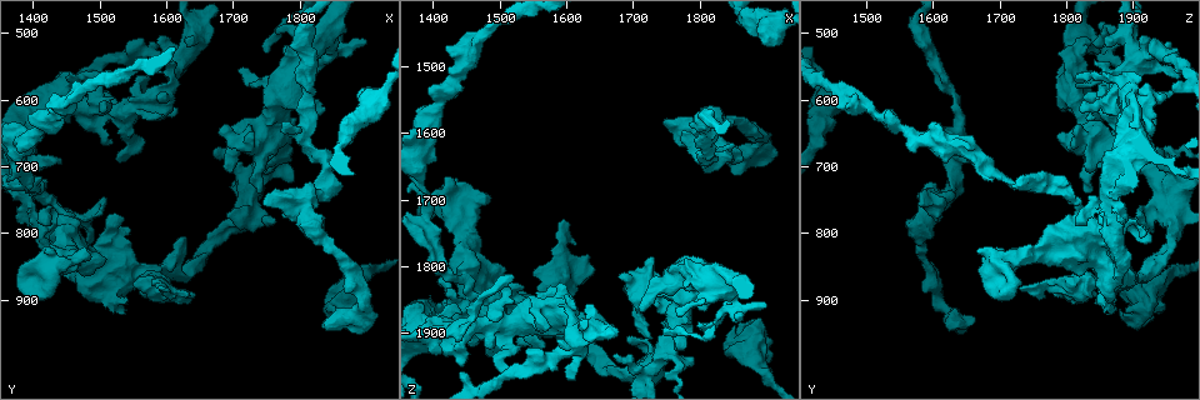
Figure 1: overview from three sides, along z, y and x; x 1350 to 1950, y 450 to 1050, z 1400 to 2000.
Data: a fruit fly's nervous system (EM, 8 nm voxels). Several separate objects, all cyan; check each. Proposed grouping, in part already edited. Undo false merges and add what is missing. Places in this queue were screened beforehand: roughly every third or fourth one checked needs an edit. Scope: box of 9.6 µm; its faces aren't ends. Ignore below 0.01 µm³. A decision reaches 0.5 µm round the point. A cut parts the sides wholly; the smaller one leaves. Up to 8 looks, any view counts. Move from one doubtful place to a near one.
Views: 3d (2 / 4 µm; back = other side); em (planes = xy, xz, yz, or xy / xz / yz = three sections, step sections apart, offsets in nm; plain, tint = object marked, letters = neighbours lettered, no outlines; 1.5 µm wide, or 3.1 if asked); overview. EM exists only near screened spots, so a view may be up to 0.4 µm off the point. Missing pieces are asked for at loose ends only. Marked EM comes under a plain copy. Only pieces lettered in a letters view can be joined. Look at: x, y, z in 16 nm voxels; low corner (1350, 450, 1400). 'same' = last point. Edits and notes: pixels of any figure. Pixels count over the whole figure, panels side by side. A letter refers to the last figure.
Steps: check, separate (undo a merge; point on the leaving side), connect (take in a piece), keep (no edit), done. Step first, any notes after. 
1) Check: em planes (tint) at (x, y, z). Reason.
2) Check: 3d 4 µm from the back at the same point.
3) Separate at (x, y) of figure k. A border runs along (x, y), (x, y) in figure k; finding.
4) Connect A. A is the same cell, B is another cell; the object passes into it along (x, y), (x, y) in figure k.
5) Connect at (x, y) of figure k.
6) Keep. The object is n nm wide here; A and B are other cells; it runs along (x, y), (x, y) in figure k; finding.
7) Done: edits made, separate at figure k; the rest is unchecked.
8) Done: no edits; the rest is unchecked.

Check: em planes (letters) at (1785, 630, 1595). An open end.

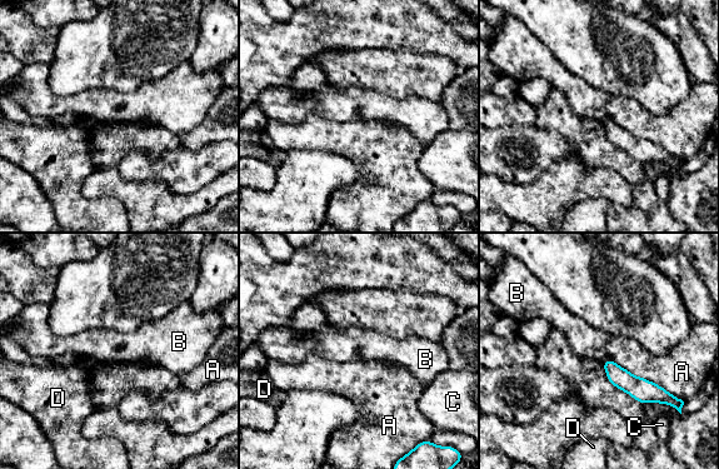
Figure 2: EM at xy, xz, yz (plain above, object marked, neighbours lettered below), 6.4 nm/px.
Keep. A, B, C and D are other cells; no lettered piece goes on from it.

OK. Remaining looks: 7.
Check: em planes (letters) at (1910, 925, 1635). Branch stops here.

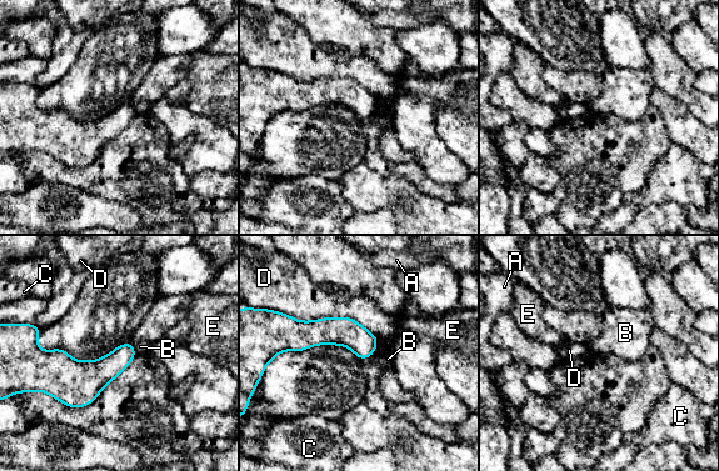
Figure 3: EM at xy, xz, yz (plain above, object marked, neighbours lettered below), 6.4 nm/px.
Keep. The object is 170 nm wide here; A, B, C, D and E are other cells; none of them fits.

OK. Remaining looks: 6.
Check: em xy step 8 (tint) at (1535, 780, 1830).

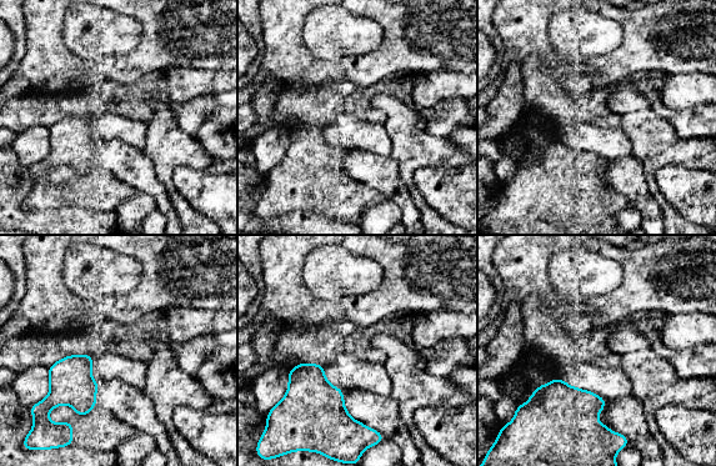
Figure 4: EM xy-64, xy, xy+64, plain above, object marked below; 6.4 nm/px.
Check: em planes (letters) at the same point. Another direction.

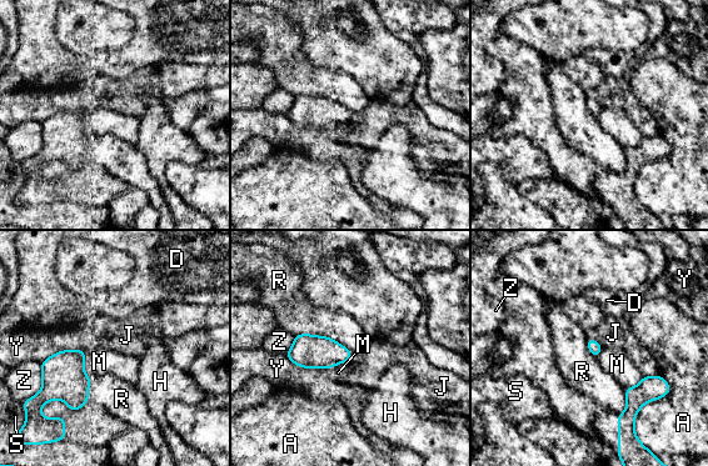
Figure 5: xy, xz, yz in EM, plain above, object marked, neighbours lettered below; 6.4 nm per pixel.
Keep. A, D, H, J, M, R, S, Y and Z are other cells; a border runs along (294, 335), (329, 336), (353, 352) in figure 5; none of them fits.

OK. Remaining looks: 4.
Check: em planes (tint) at (1445, 695, 1865). Branch stops here.

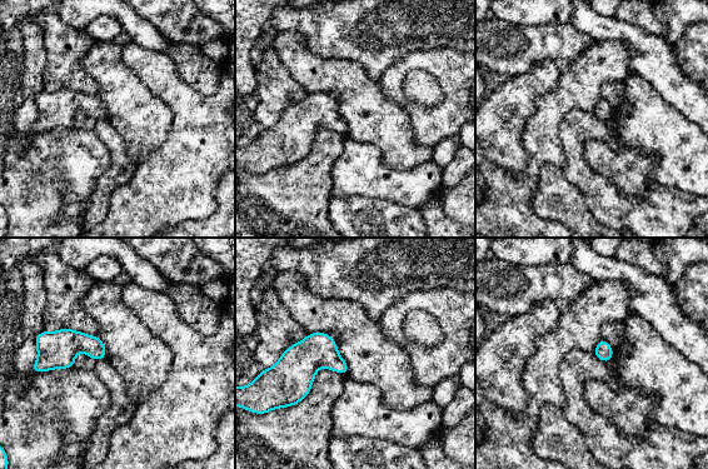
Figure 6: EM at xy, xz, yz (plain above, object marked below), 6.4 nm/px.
Check: em planes (letters) at the same point. What lies round it.

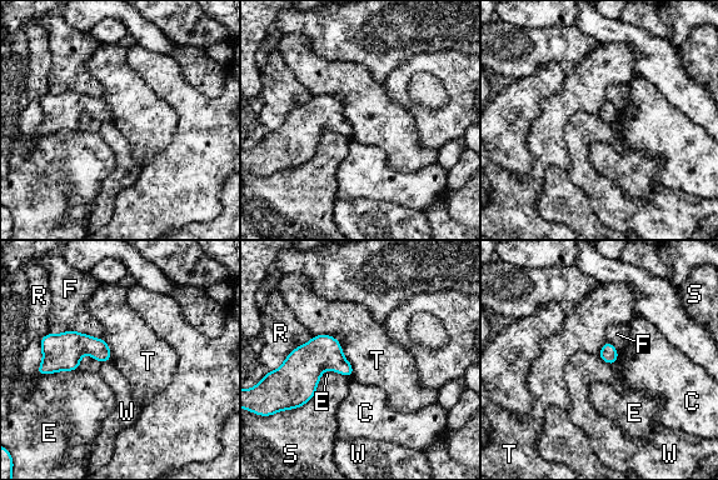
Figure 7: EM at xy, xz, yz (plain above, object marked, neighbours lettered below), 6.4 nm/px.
Keep. C, E, F, R, S, T and W are other cells; a border runs along (313, 335), (332, 335), (353, 375) in figure 7; no lettered piece goes on from it.

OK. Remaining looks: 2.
Done: no edits; the rest is unchecked.

